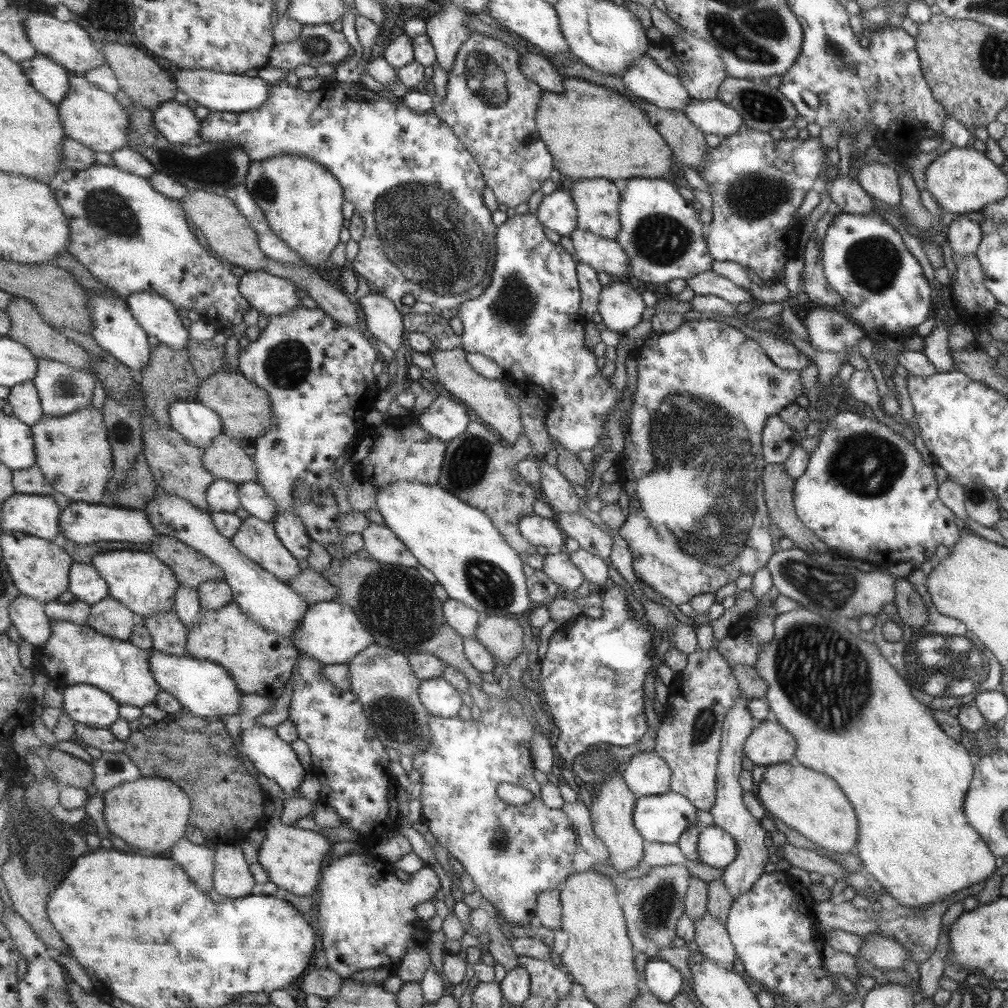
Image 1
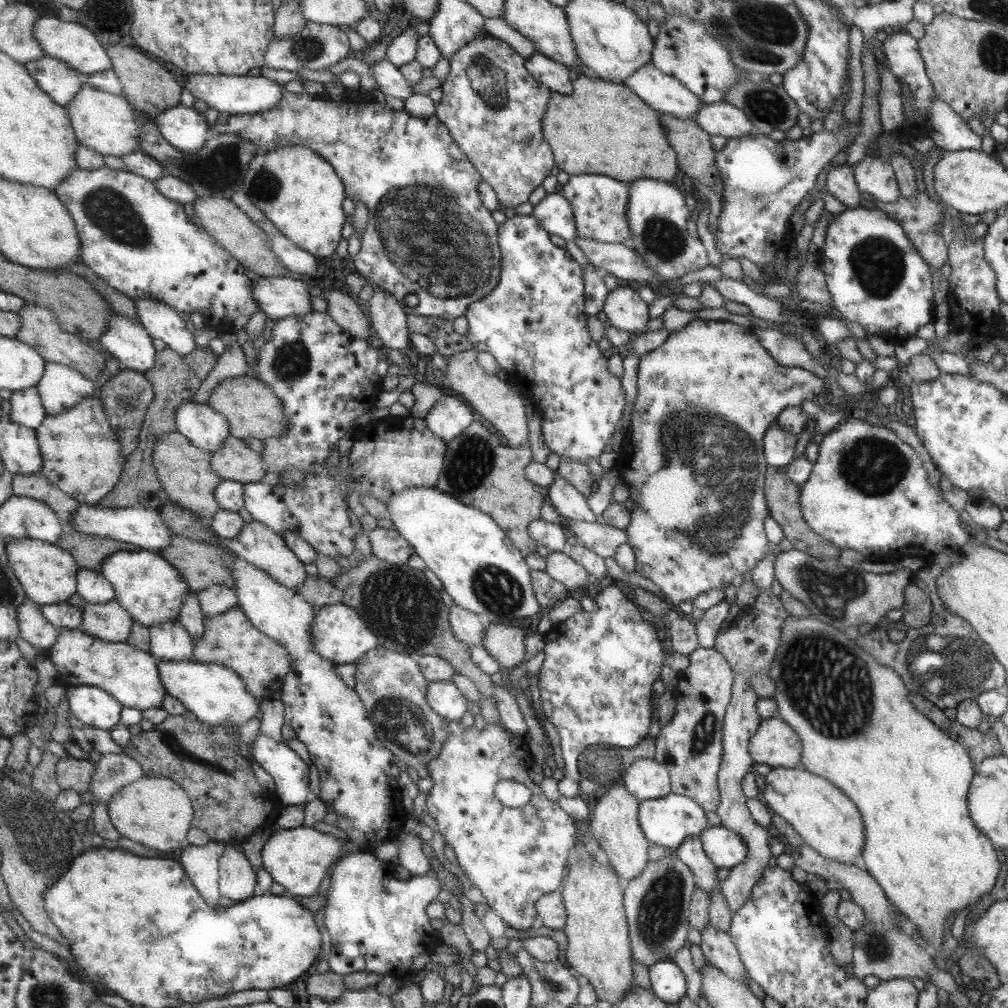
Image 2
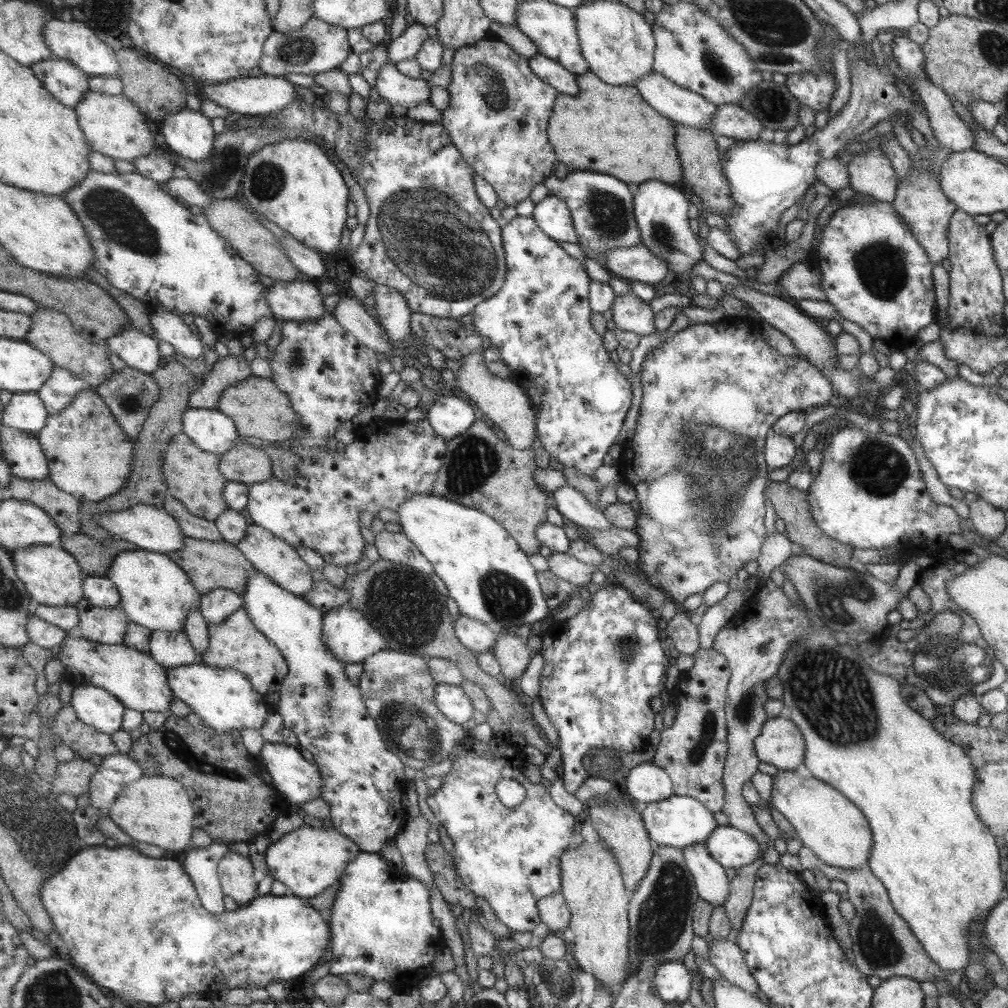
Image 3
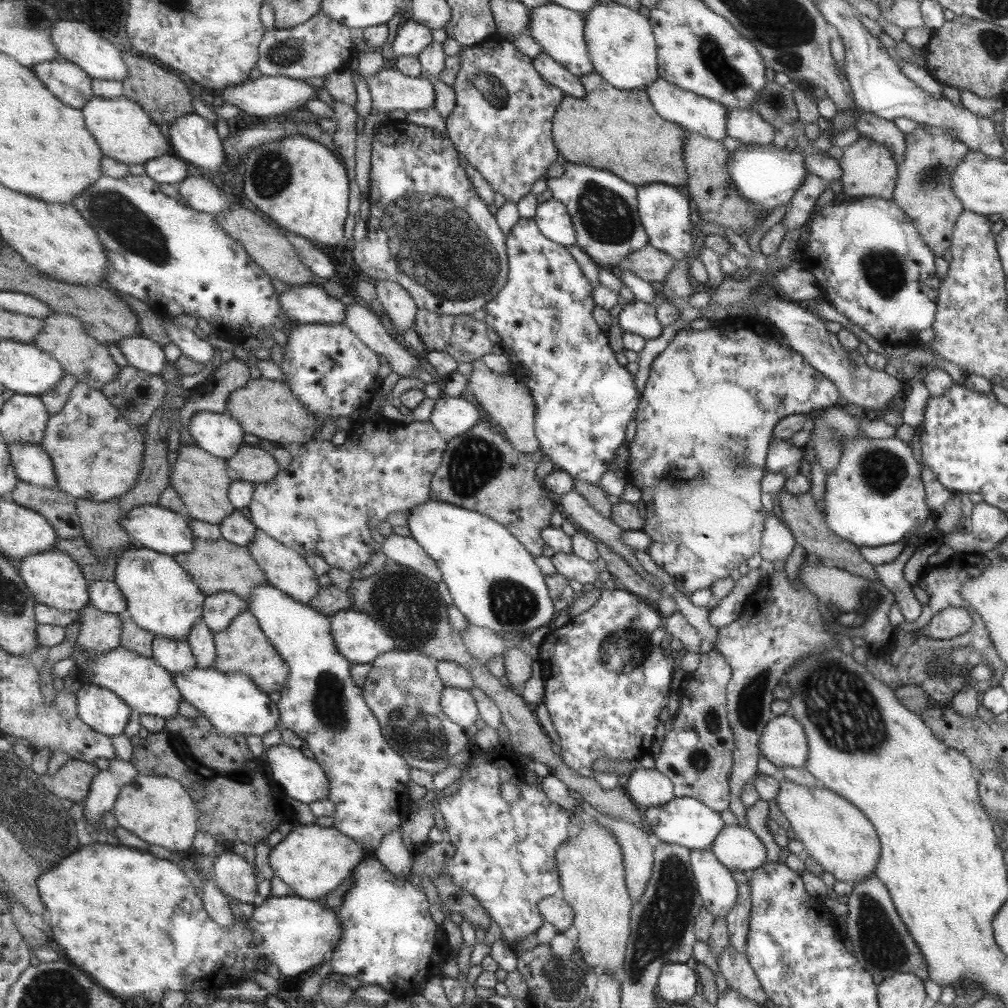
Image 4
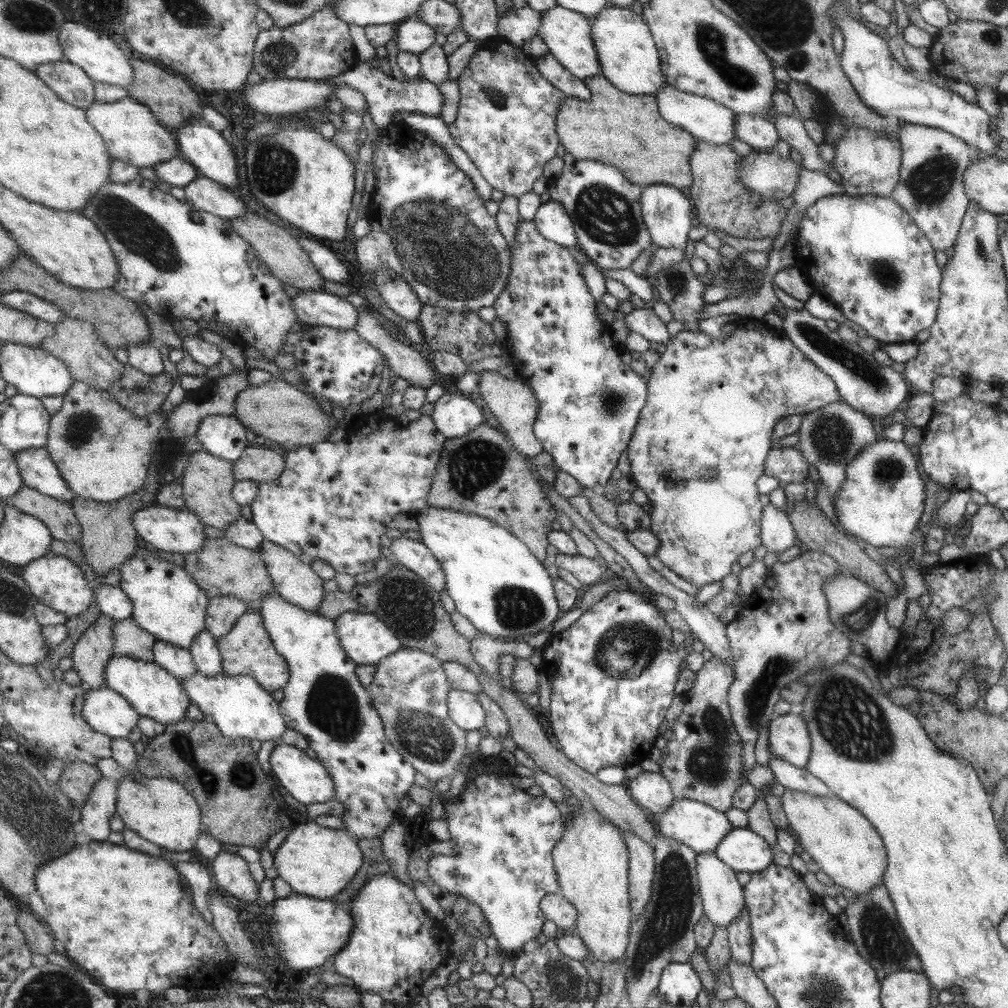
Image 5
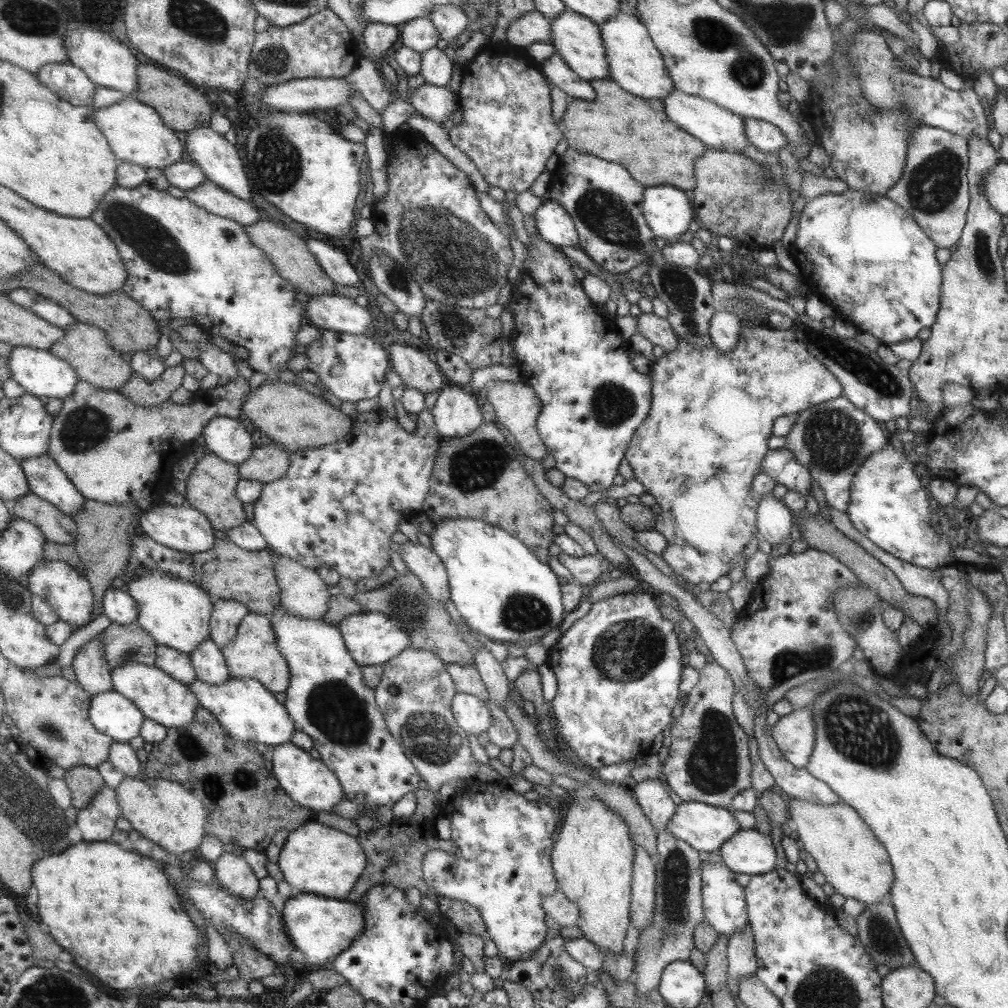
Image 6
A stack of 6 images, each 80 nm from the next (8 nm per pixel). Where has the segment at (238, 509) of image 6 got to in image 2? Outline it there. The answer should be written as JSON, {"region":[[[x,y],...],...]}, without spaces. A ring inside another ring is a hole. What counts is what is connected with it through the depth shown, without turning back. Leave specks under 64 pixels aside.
{"region":[[[177,431],[158,436],[153,458],[157,474],[173,504],[191,510],[207,520],[217,515],[221,505],[217,503],[216,488],[223,478],[212,468],[212,452],[193,445],[188,437]]]}

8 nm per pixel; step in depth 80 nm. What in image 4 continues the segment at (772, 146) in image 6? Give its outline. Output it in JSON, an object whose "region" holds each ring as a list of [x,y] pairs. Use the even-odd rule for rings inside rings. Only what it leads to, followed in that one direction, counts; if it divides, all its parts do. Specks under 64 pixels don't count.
{"region":[[[751,108],[726,109],[725,137],[743,144],[769,145],[775,131]]]}

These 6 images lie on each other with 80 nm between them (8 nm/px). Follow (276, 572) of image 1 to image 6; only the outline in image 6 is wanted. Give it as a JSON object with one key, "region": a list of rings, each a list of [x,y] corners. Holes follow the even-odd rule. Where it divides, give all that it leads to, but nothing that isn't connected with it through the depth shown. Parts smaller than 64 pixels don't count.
{"region":[[[268,546],[268,550],[277,560],[277,577],[280,578],[282,590],[280,605],[287,613],[300,618],[322,619],[332,596],[320,574],[273,550],[271,546]]]}

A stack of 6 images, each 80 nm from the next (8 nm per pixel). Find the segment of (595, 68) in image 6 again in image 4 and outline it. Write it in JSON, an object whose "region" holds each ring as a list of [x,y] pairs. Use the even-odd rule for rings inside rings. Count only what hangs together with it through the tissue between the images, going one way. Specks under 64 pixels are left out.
{"region":[[[553,3],[534,6],[526,11],[529,18],[527,32],[533,38],[533,41],[539,43],[539,46],[542,47],[542,54],[549,56],[556,64],[565,68],[573,76],[580,77],[594,72],[584,37],[585,20],[582,13],[573,12],[572,9],[566,9]]]}

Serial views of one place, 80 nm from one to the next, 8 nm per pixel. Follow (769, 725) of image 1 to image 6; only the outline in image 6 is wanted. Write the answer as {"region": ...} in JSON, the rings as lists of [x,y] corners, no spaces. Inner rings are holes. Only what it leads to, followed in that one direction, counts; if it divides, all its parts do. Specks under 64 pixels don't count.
{"region":[[[810,707],[795,709],[779,717],[770,732],[789,764],[798,769],[808,766],[815,742],[815,721]]]}

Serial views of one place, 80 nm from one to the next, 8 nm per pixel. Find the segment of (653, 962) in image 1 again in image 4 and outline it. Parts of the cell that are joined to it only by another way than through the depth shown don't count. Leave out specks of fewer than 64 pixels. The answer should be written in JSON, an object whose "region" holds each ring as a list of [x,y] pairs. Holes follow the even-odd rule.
{"region":[[[685,963],[666,964],[658,974],[657,990],[664,1005],[682,1004],[695,996],[695,976]]]}

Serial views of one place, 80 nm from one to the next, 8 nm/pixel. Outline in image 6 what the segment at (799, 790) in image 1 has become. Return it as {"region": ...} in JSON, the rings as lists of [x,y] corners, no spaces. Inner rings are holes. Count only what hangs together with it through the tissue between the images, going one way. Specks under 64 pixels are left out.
{"region":[[[789,798],[787,806],[789,823],[801,851],[813,858],[817,870],[834,888],[834,892],[865,905],[888,901],[888,892],[894,879],[888,851],[856,809],[843,802],[813,804],[796,798]]]}

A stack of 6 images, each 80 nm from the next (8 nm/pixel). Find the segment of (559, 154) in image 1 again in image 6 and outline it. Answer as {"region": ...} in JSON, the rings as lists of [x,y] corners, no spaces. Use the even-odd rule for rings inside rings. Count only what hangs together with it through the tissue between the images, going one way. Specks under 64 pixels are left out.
{"region":[[[610,78],[588,81],[588,84],[595,92],[595,99],[568,99],[561,117],[569,148],[625,164],[633,172],[632,179],[645,187],[657,184],[672,184],[673,188],[685,190],[696,187],[695,164],[705,154],[706,146],[668,119],[662,100],[635,97]]]}

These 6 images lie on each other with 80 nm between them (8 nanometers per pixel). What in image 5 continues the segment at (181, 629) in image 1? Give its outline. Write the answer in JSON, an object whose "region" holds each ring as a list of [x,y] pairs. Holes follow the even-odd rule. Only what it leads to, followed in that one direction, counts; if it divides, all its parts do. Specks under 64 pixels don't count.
{"region":[[[157,641],[154,647],[155,662],[166,668],[174,677],[185,680],[198,672],[190,648],[179,648],[169,642]]]}

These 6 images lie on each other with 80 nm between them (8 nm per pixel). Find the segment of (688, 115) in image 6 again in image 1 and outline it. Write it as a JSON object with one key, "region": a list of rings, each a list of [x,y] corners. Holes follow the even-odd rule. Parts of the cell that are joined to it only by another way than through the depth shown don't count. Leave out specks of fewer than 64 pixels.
{"region":[[[648,55],[629,64],[620,79],[627,92],[657,108],[681,111],[690,99],[679,77],[663,72]]]}

